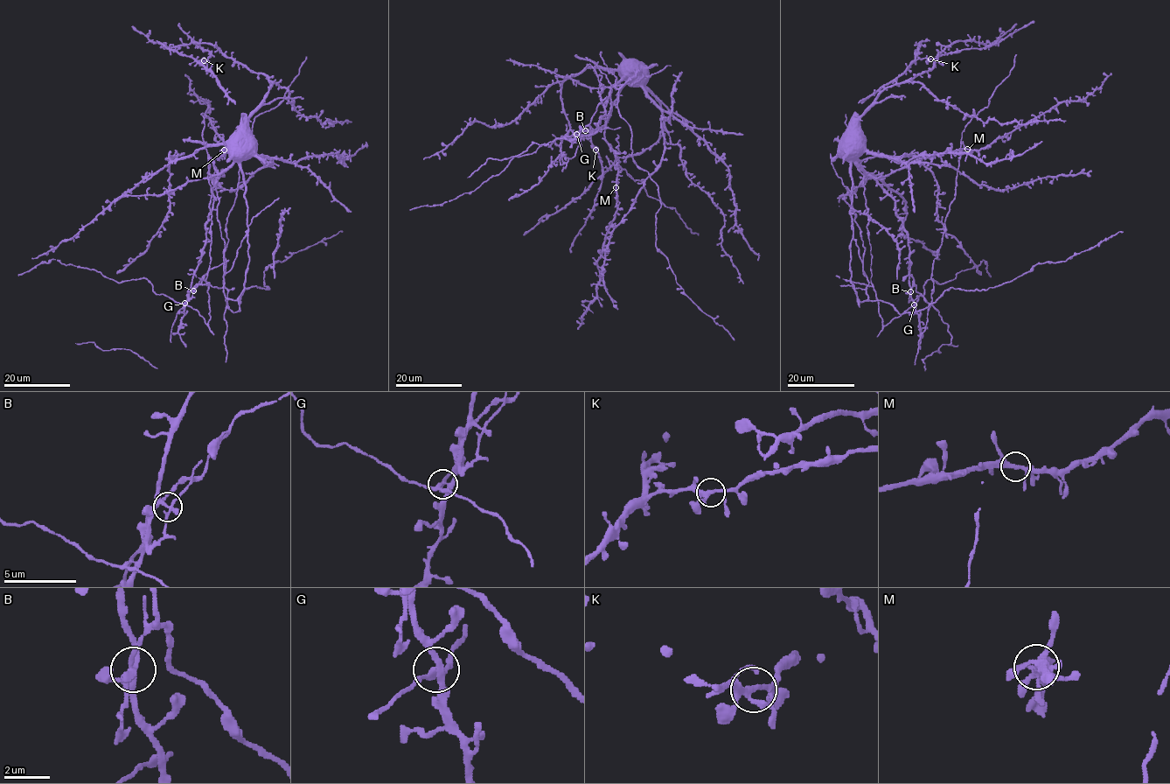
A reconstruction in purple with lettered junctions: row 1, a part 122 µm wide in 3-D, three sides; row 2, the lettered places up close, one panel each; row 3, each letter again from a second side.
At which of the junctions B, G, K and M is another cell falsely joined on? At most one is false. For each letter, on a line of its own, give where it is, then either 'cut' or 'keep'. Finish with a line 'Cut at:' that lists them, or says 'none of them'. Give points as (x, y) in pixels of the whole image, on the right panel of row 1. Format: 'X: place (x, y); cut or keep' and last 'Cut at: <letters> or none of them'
B: place (910, 291); cut
G: place (914, 304); keep
K: place (930, 59); keep
M: place (967, 149); keep
Cut at: B

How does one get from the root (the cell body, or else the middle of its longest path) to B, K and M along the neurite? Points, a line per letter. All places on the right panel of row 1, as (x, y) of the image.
B: (846, 144), (844, 154), (870, 174), (894, 201), (895, 214), (908, 236), (911, 292)
K: (846, 144), (853, 124), (884, 89), (928, 71), (937, 55), (949, 49), (948, 53), (930, 59)
M: (846, 144), (844, 154), (867, 174), (875, 178), (888, 176), (929, 156), (967, 149)

